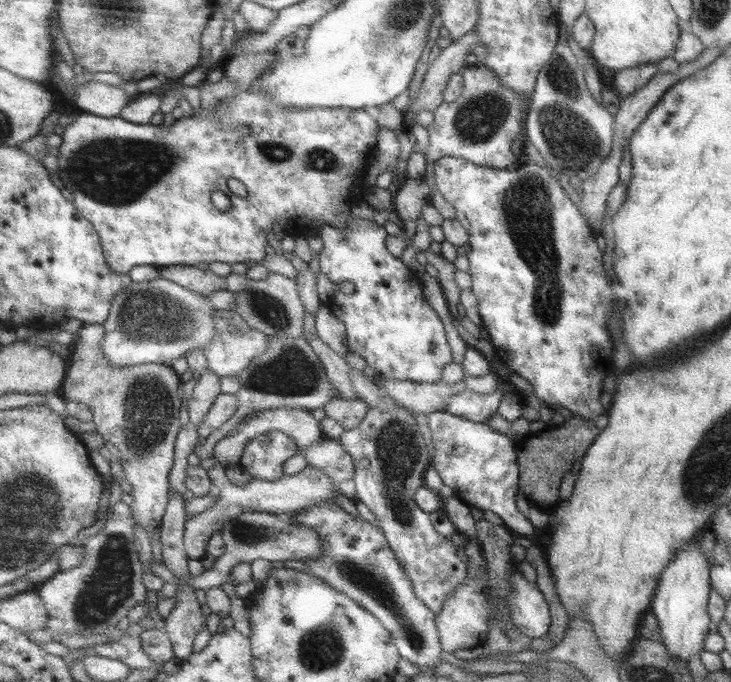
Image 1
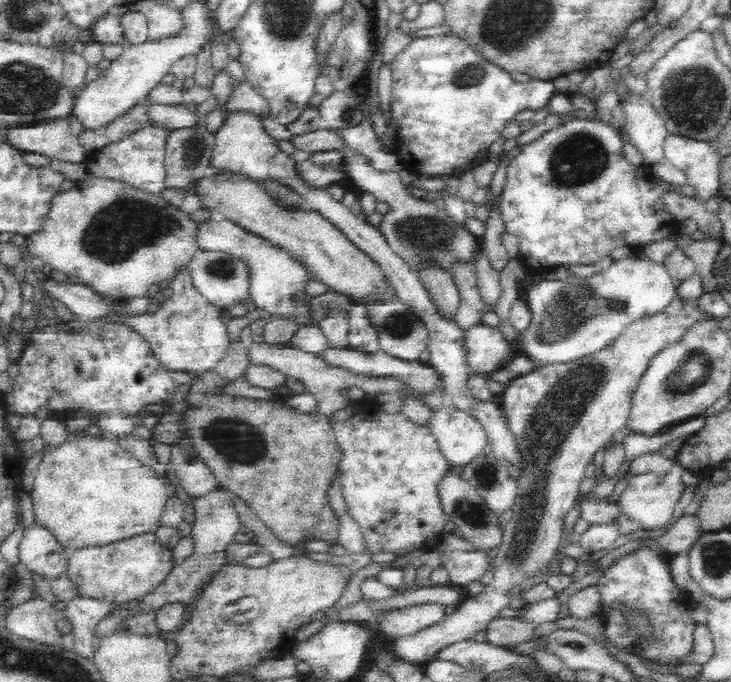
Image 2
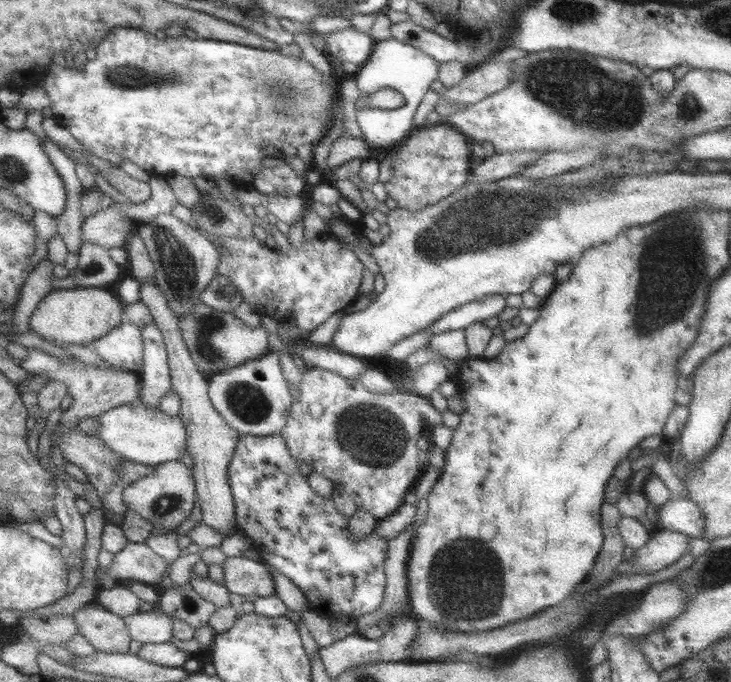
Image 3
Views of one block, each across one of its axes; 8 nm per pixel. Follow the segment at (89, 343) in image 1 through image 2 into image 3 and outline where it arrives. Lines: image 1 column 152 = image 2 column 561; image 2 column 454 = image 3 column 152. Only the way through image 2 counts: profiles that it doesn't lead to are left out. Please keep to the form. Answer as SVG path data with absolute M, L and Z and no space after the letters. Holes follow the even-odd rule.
M160 606L153 612L132 613L126 617L133 637L140 643L165 643L175 637L175 618Z

